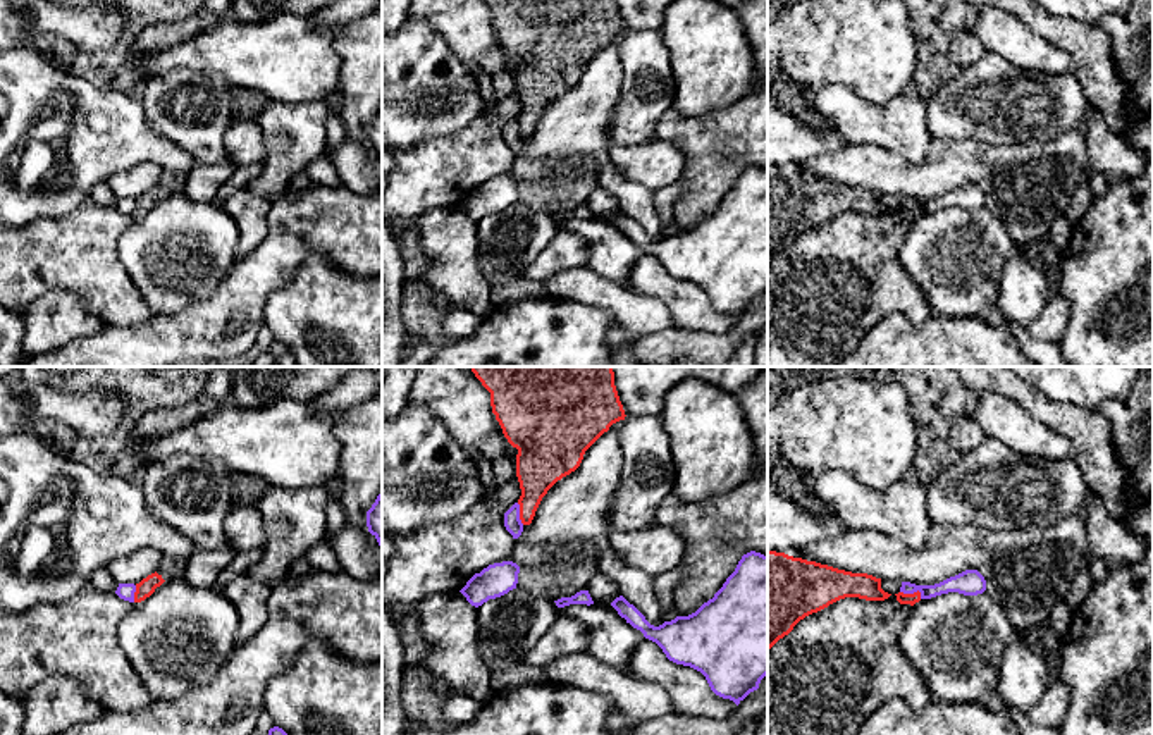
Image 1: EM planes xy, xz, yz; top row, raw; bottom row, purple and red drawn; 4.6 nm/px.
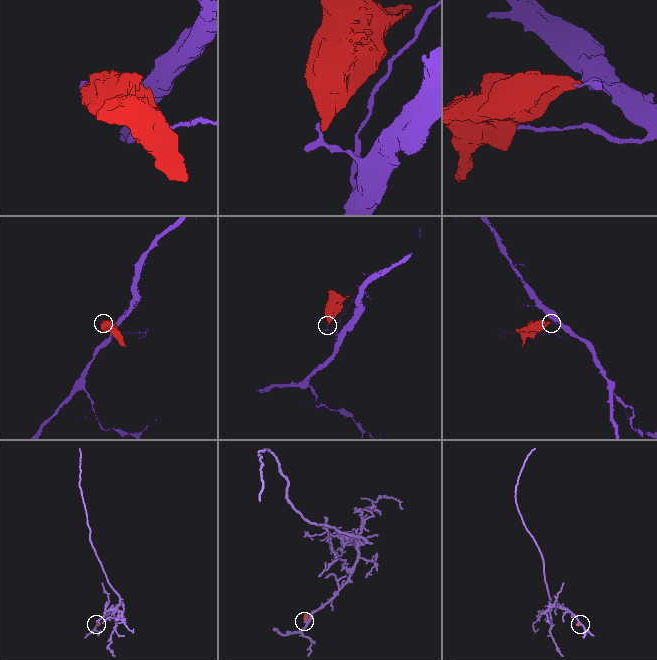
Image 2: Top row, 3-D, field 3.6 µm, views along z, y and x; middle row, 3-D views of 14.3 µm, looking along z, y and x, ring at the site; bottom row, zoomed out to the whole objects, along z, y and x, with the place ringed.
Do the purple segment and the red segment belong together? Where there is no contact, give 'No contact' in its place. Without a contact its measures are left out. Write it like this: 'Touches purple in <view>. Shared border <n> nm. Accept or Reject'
Touches purple in yz. Shared border 110 nm. Reject

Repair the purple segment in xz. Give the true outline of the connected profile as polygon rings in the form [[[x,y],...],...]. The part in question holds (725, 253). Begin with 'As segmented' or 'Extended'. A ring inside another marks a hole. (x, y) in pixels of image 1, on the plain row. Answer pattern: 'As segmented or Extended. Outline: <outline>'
As segmented. Outline: [[[761,167],[743,169],[714,212],[688,231],[654,241],[623,210],[611,220],[645,253],[656,256],[669,275],[700,286],[716,310],[737,320],[757,305],[768,289],[768,170]]]

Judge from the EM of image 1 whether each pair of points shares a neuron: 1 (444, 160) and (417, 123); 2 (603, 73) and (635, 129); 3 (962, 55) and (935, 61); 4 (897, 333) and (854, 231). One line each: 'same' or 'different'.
1: different
2: different
3: different
4: different

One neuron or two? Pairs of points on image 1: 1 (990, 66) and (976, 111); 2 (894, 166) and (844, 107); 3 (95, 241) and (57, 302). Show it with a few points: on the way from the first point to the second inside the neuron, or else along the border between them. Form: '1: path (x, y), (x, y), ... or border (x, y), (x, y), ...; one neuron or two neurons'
1: path (990, 76), (990, 97), (986, 100); one neuron
2: border (849, 143), (880, 145), (916, 162); two neurons
3: border (26, 305), (49, 291), (66, 290), (97, 315); two neurons

